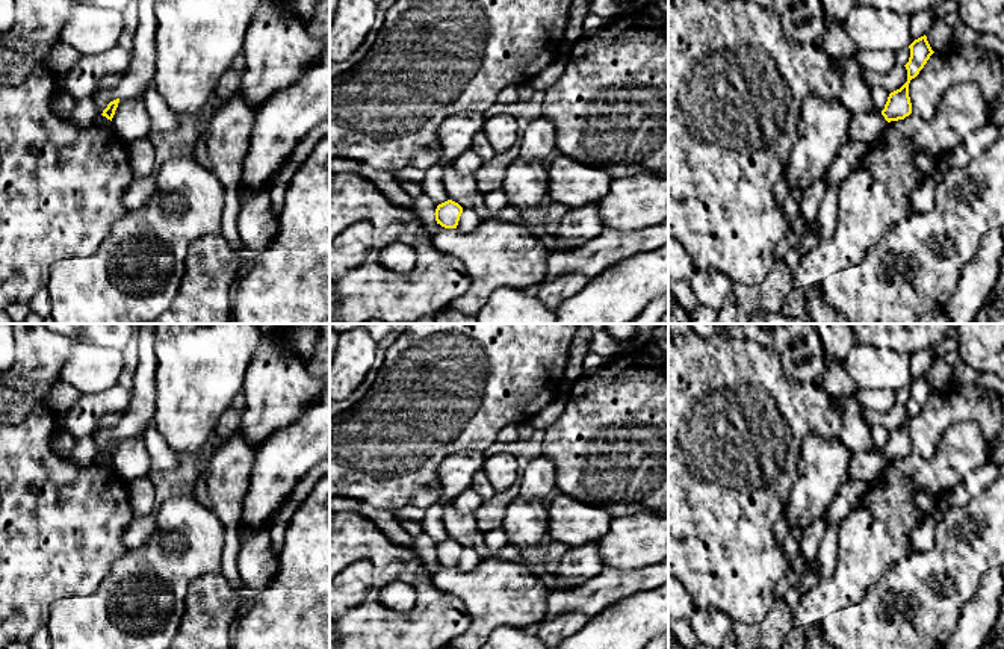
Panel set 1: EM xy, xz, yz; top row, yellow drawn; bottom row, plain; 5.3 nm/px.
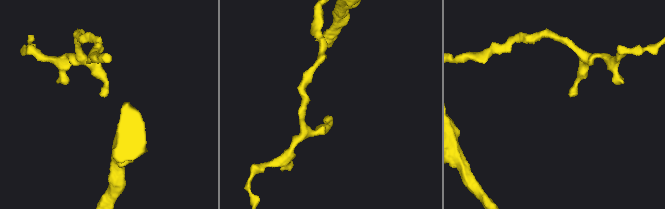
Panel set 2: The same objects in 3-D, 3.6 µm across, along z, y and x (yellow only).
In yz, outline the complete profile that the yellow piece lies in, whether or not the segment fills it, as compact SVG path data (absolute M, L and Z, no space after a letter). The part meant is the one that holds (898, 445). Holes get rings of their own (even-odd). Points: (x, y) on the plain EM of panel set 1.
M927 375L915 378L910 384L910 396L904 404L907 408L907 421L897 430L891 431L882 454L888 461L904 458L912 452L912 442L909 436L909 422L924 407L930 395L934 392L927 380Z

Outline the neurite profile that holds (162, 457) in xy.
M154 421L147 425L142 439L151 458L150 470L169 470L181 466L186 461L166 443L166 440L159 433Z

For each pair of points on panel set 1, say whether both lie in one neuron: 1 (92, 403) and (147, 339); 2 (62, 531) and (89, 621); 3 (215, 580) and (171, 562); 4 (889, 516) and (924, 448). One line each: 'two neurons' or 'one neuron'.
1: two neurons
2: two neurons
3: two neurons
4: two neurons

